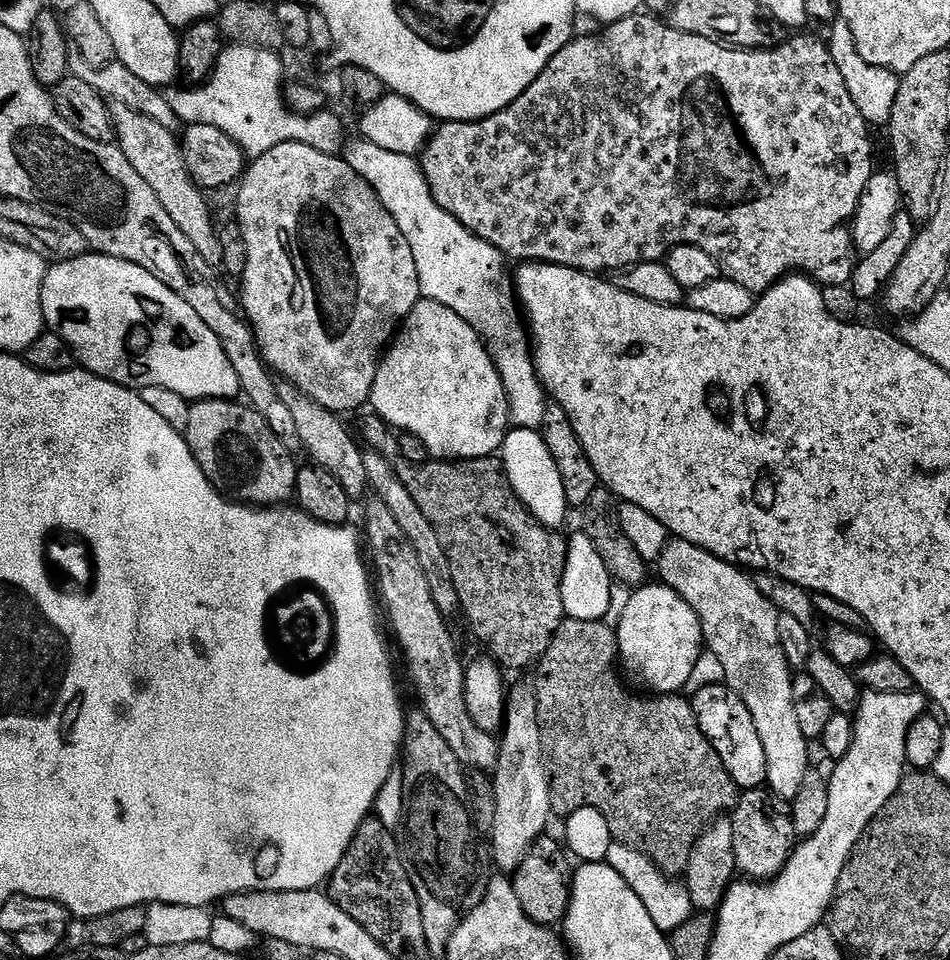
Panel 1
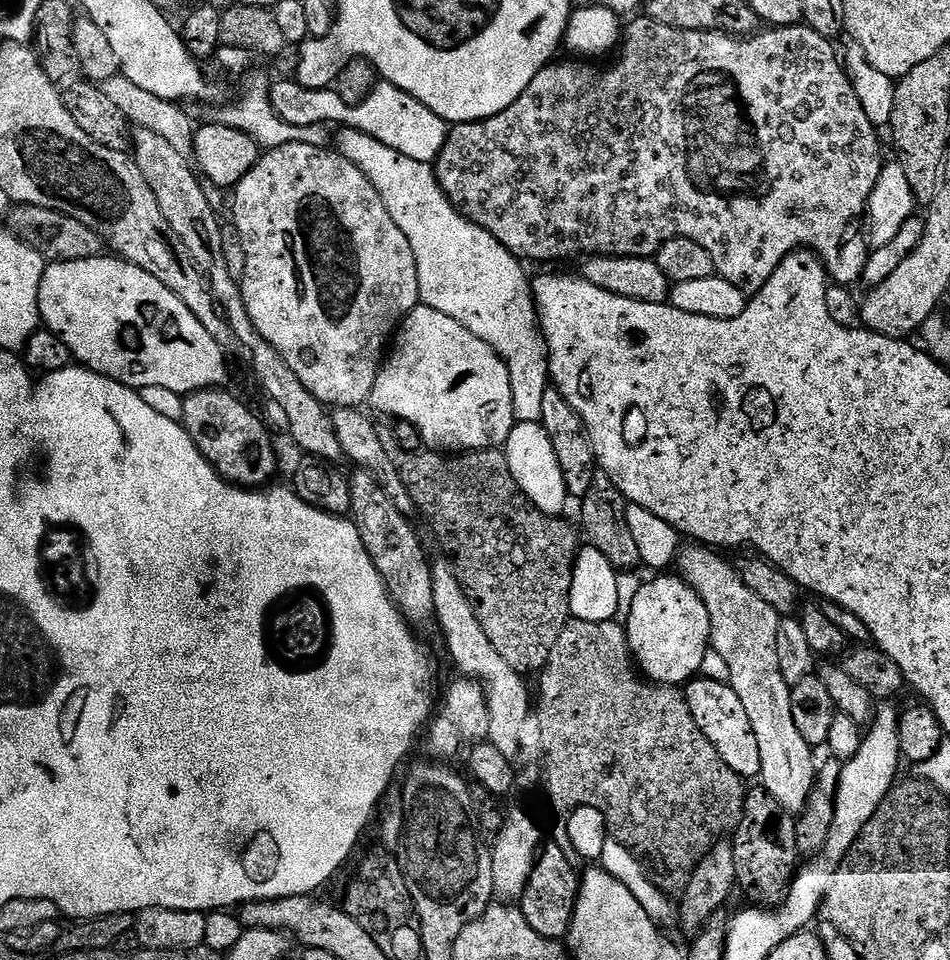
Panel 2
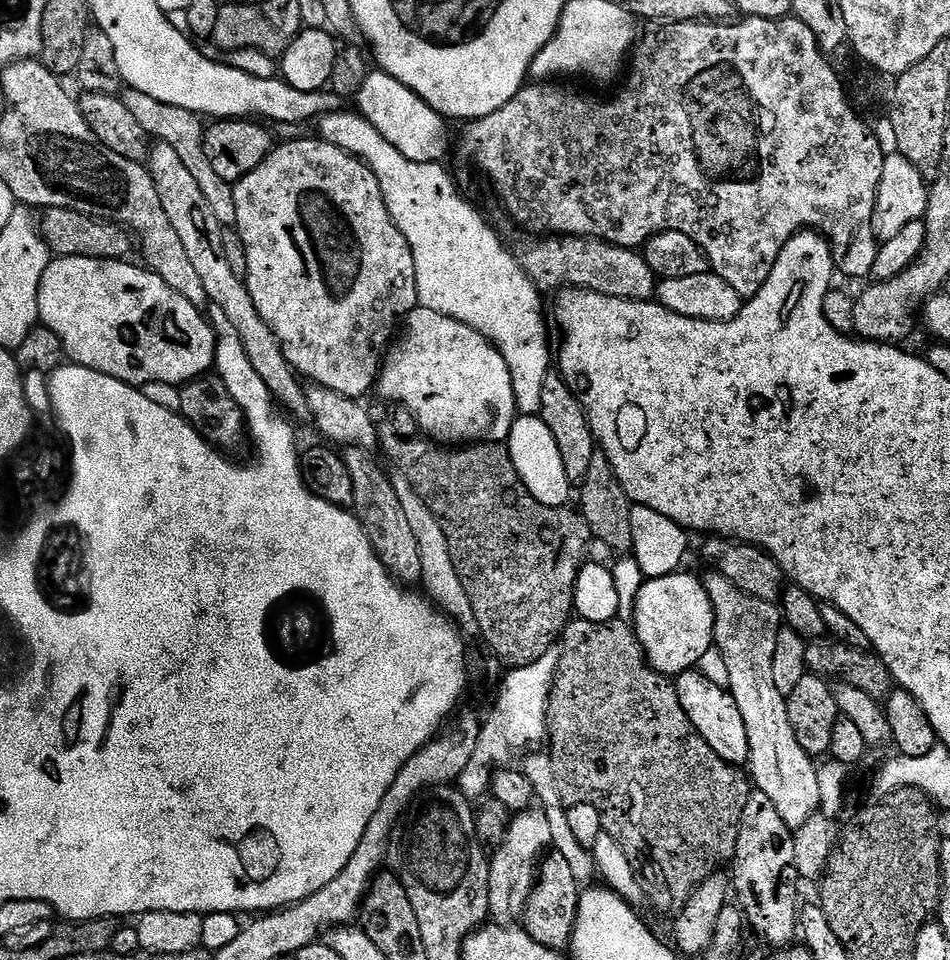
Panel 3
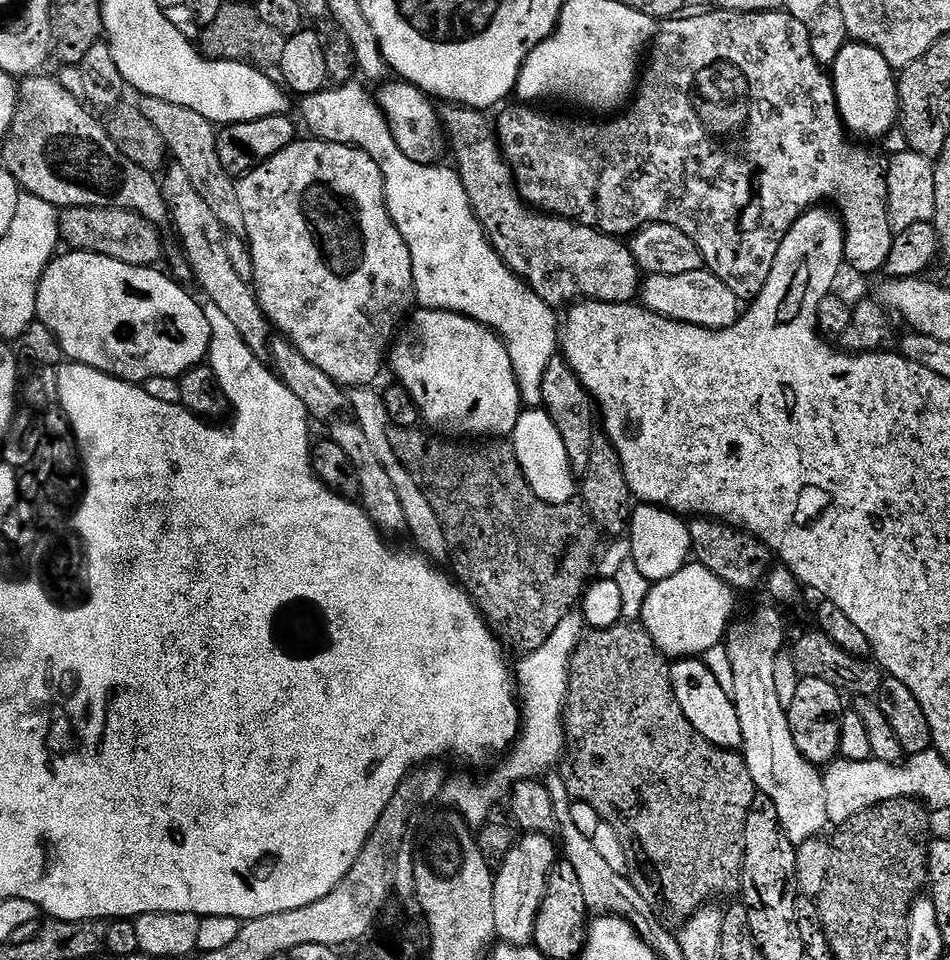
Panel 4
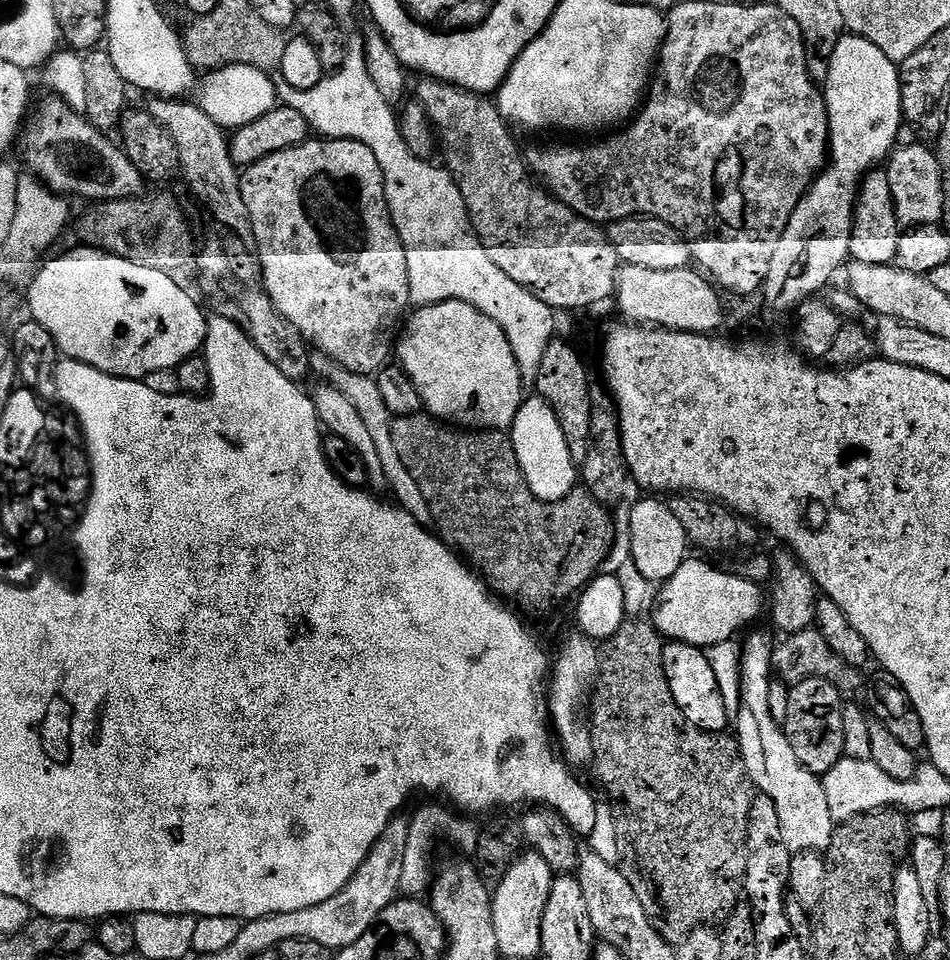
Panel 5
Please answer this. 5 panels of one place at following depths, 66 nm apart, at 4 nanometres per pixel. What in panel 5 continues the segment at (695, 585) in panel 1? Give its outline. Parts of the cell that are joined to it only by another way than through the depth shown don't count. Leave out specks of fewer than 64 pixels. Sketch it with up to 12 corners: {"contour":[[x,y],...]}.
{"contour":[[774,640],[740,649],[735,739],[796,854],[832,847],[821,777],[770,710]]}

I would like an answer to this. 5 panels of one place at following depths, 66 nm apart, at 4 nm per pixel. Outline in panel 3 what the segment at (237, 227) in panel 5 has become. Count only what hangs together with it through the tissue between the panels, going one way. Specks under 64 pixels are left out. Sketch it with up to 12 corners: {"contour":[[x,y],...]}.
{"contour":[[125,89],[126,110],[173,146],[221,227],[237,220],[233,185],[205,157],[201,117]]}

